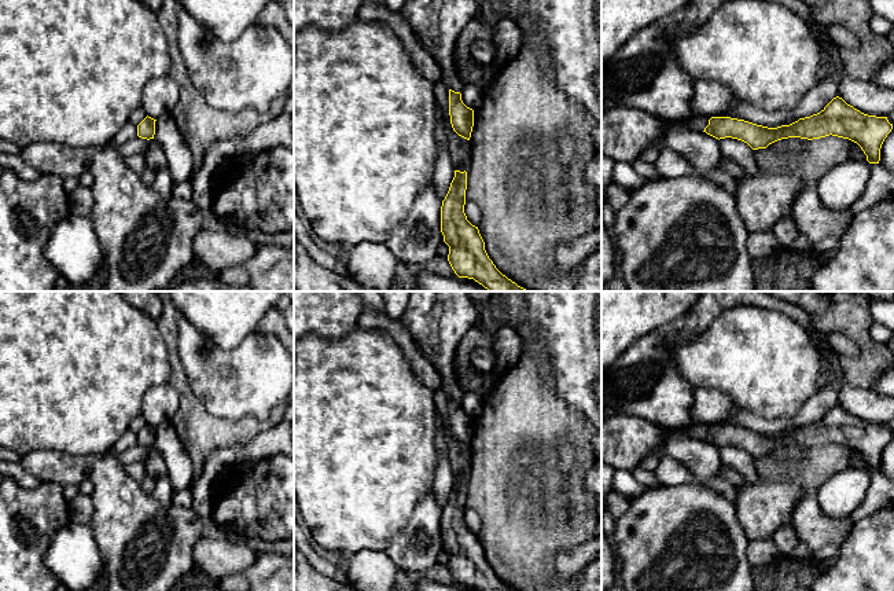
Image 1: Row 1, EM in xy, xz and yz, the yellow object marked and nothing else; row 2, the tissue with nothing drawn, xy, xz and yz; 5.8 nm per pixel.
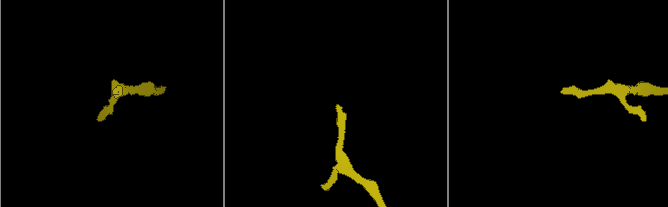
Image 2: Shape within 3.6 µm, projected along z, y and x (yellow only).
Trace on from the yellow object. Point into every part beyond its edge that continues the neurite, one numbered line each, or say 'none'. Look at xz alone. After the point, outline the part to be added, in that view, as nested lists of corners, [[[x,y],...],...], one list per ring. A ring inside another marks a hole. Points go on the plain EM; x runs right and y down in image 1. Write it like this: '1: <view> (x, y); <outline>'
1: xz (438, 322); [[[411,291],[406,311],[400,324],[413,338],[441,377],[441,386],[449,397],[461,400],[453,357],[467,331],[478,322],[467,291]]]

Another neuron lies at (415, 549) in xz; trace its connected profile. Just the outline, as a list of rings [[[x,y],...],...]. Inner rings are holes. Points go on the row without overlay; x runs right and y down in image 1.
[[[431,489],[417,502],[405,528],[386,544],[386,554],[398,569],[405,570],[411,577],[422,576],[424,570],[435,565],[438,553],[444,550],[441,540],[441,514],[442,507]]]

